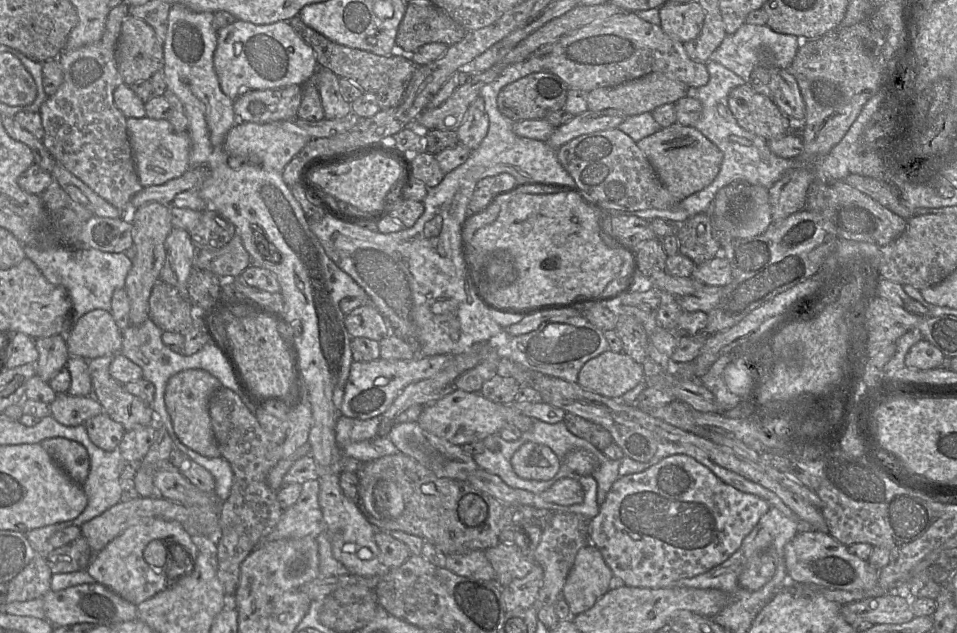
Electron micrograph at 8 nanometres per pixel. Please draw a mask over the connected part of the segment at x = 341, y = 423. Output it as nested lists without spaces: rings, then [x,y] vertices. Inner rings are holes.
[[[341,416],[335,426],[335,438],[340,449],[350,443],[374,438],[378,435],[380,417],[360,420]]]

